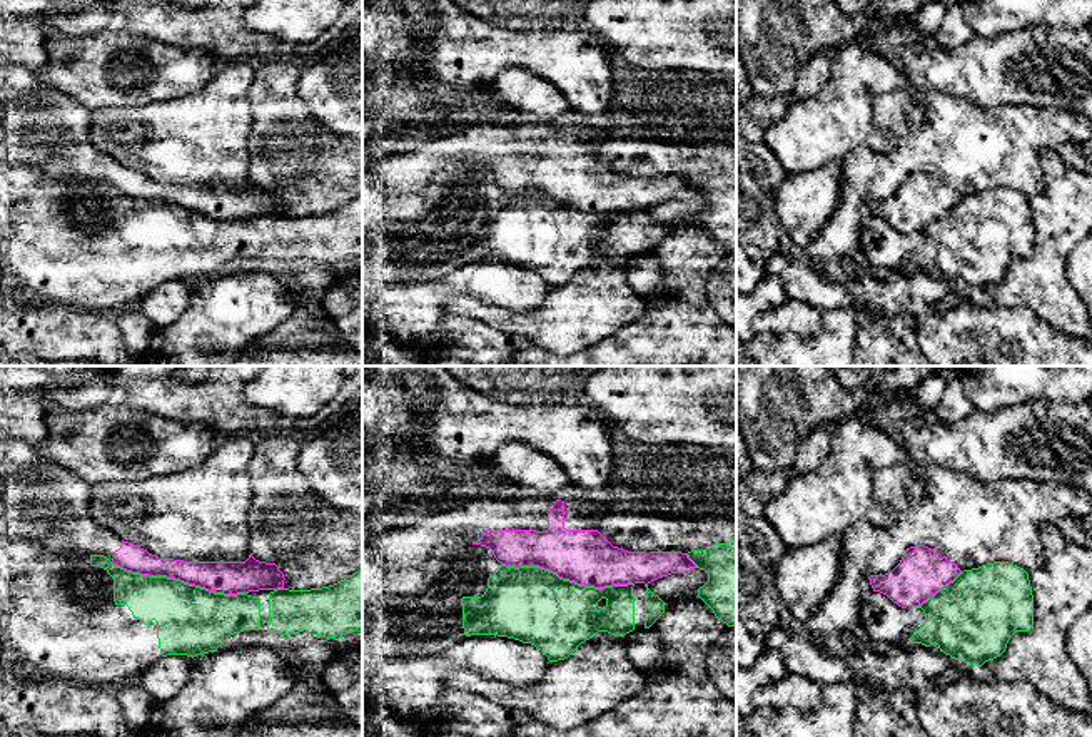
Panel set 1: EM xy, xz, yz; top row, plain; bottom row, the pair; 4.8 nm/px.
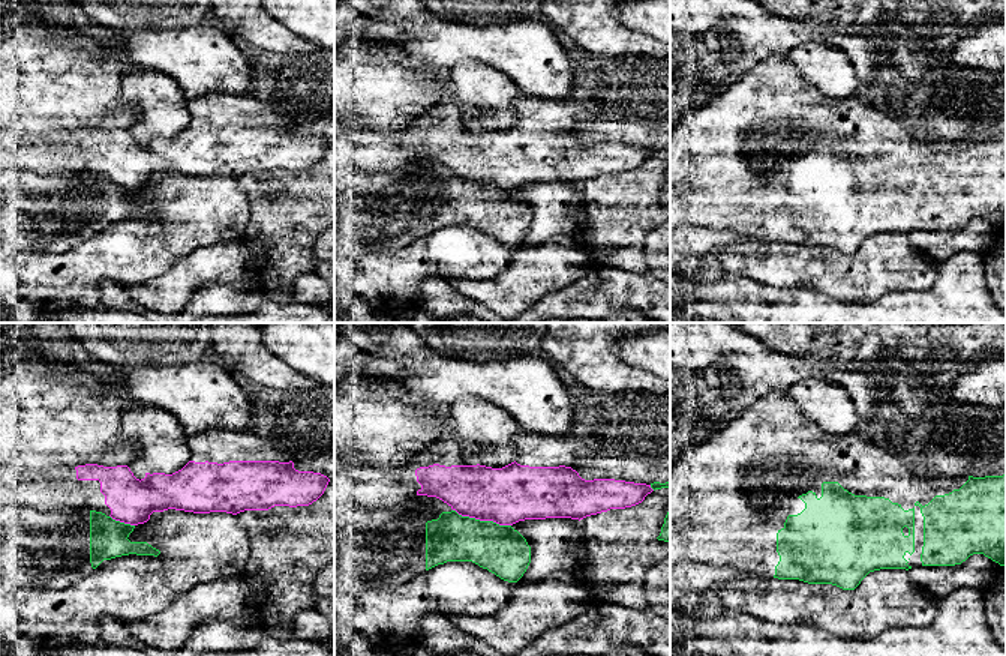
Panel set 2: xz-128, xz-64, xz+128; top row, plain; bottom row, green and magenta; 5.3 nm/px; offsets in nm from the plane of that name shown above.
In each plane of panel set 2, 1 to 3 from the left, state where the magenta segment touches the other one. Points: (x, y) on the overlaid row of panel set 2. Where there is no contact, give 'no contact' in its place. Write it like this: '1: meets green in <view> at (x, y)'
1: meets green in xz-128 at (122, 523)
2: meets green in xz-64 at (482, 521)
3: no contact

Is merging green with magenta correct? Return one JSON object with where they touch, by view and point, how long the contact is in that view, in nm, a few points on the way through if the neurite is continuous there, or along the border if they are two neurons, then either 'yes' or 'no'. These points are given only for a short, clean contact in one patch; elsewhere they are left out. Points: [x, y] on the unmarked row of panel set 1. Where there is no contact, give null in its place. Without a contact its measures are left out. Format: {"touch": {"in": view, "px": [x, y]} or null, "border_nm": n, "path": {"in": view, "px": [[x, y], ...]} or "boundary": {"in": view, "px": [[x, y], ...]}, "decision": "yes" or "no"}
{"touch": {"in": "xy", "px": [179, 206]}, "border_nm": 650, "decision": "no"}

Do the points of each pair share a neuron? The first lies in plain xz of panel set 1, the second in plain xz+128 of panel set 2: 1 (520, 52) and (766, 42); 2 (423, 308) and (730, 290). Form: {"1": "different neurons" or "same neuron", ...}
{"1": "same neuron", "2": "different neurons"}

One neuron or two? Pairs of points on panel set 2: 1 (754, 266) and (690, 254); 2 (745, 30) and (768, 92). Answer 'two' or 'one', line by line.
1: one
2: two

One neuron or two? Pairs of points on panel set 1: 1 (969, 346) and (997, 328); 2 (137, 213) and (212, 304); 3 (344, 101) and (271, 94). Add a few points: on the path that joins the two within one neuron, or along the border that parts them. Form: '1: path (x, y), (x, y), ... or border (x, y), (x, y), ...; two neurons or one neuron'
1: path (975, 346), (990, 335); one neuron
2: border (214, 276), (202, 281); two neurons
3: border (301, 69), (298, 94), (309, 112), (326, 127); two neurons

